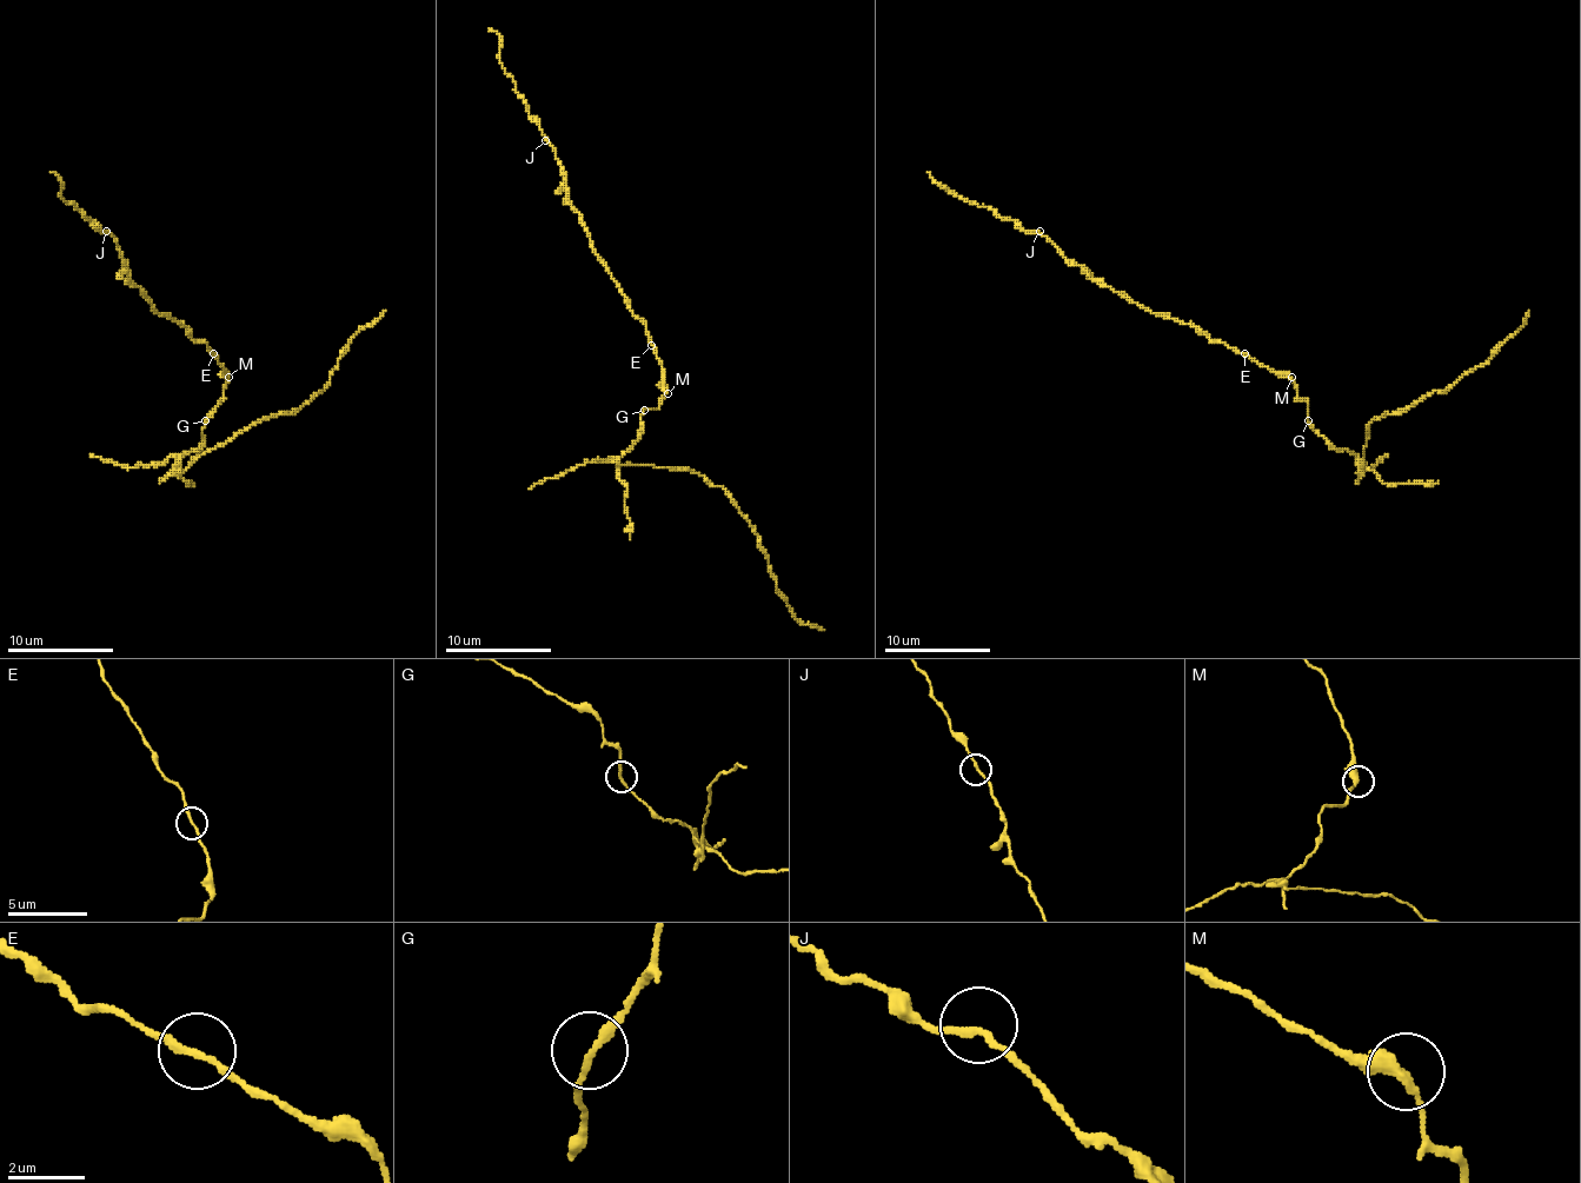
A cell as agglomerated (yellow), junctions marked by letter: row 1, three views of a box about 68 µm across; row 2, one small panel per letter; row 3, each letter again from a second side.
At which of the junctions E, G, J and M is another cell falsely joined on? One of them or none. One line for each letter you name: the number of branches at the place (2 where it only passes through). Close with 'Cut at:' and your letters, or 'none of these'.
G: Branches: 2
Cut at: G

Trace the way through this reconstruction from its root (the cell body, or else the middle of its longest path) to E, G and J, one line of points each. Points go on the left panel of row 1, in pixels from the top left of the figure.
E: (226, 379), (226, 369), (213, 353)
G: (226, 379), (224, 398), (205, 419)
J: (226, 379), (226, 369), (207, 345), (144, 297), (106, 231)

